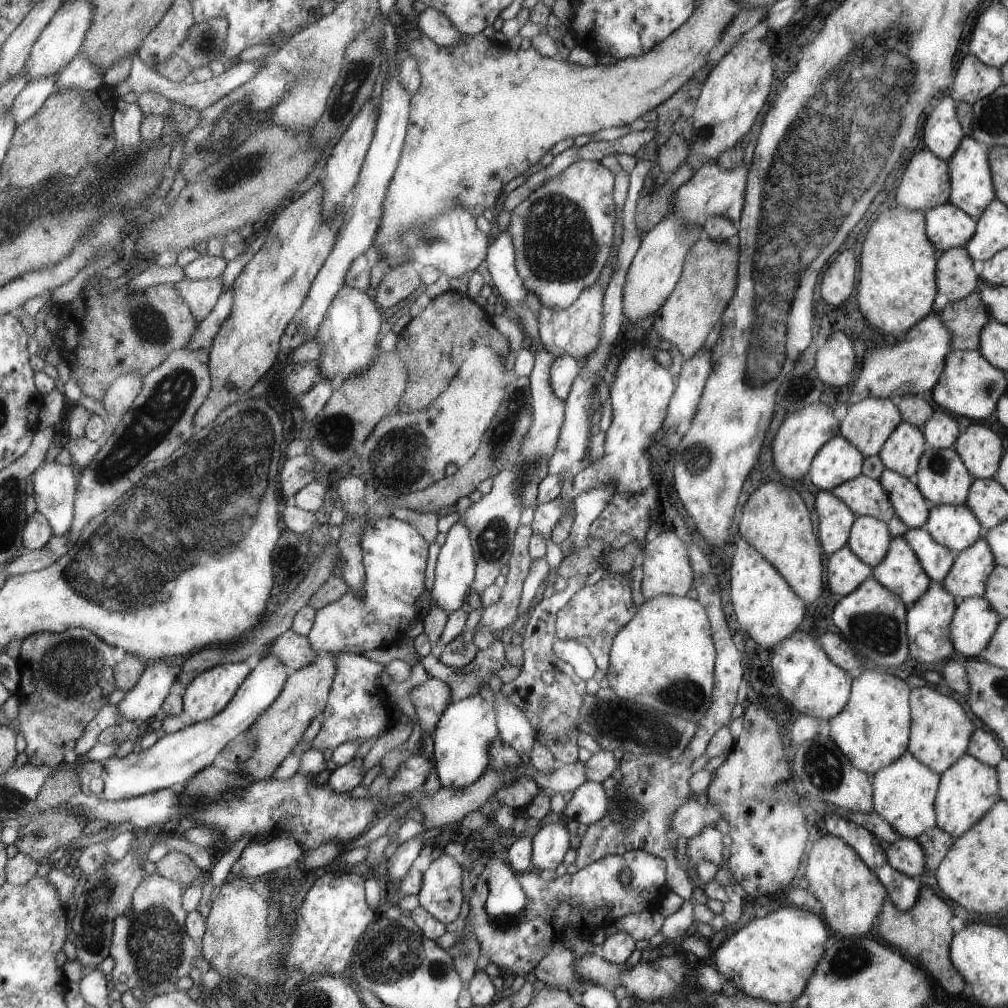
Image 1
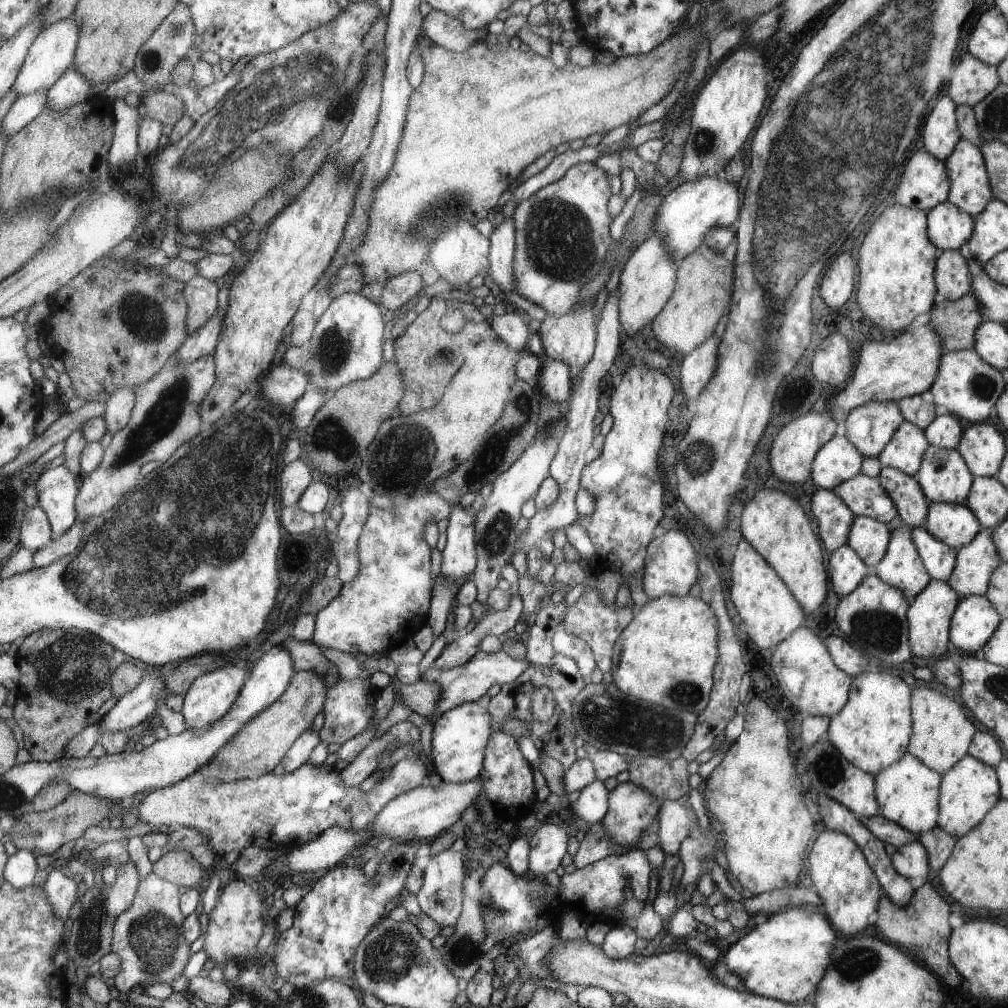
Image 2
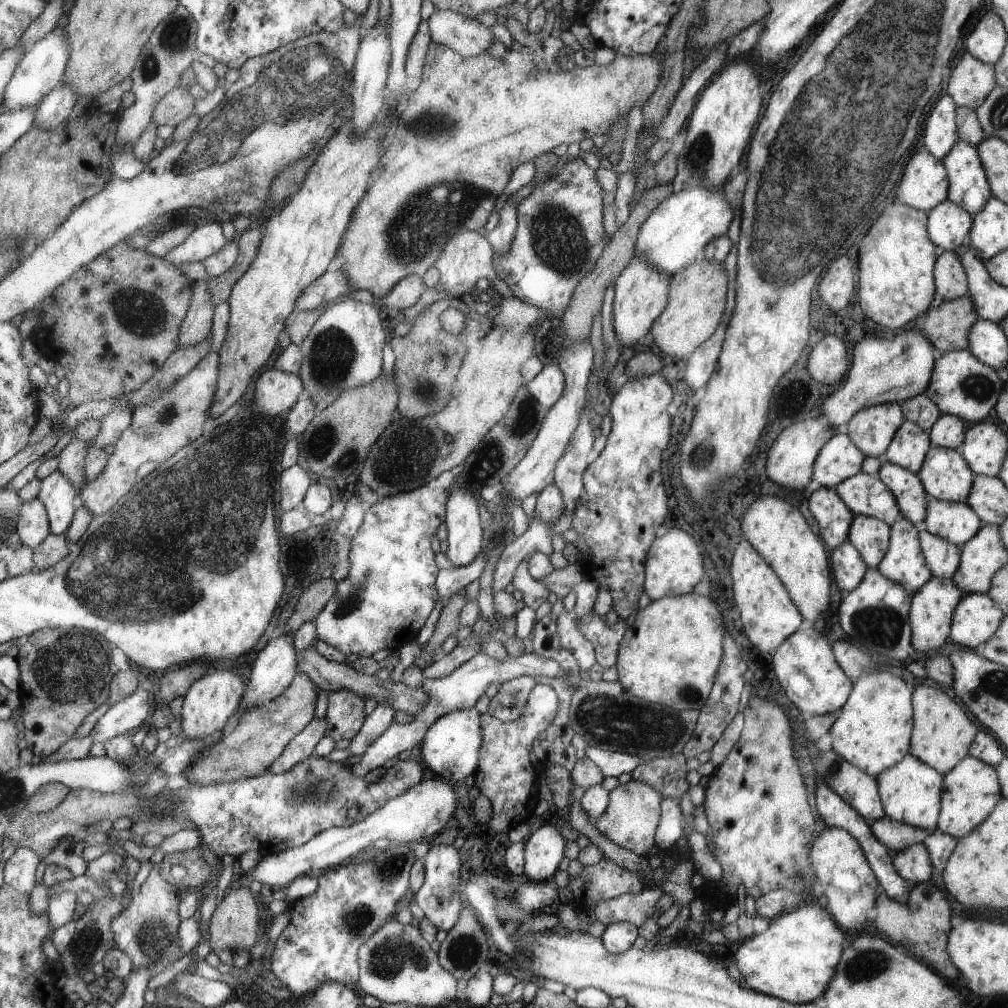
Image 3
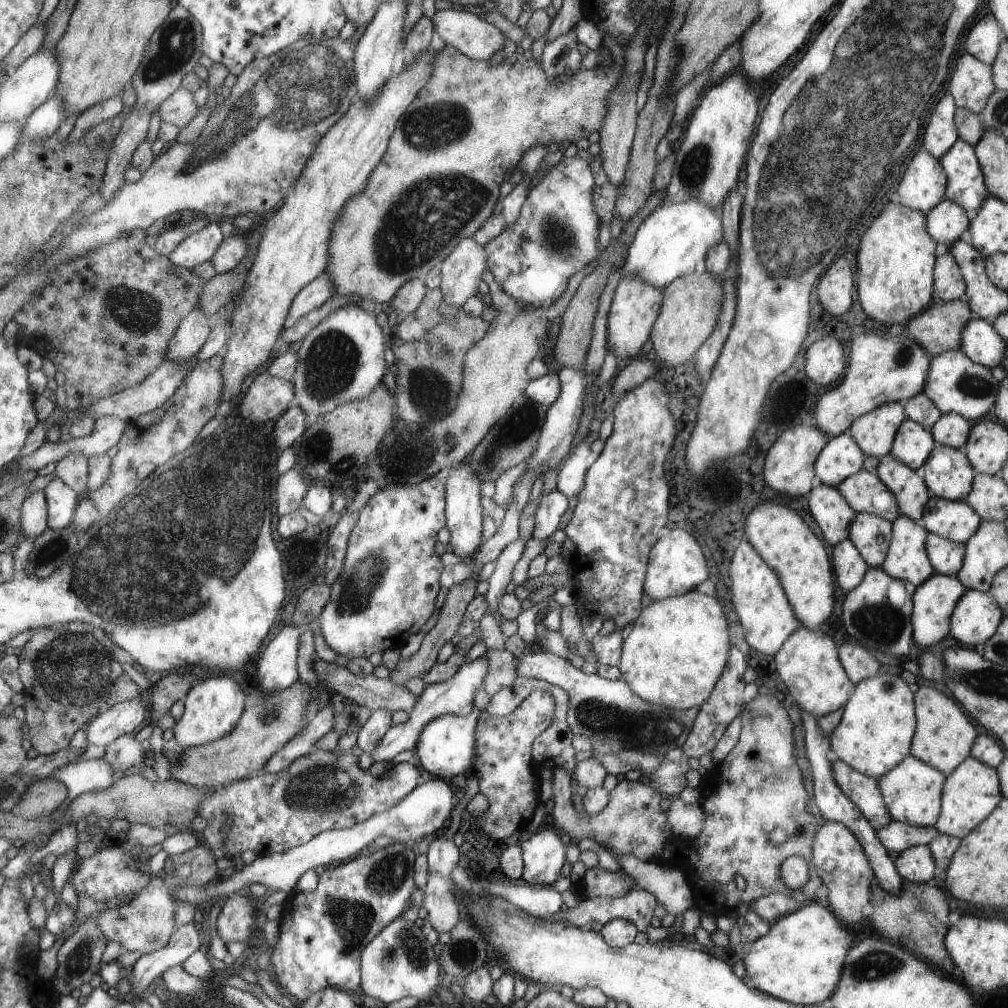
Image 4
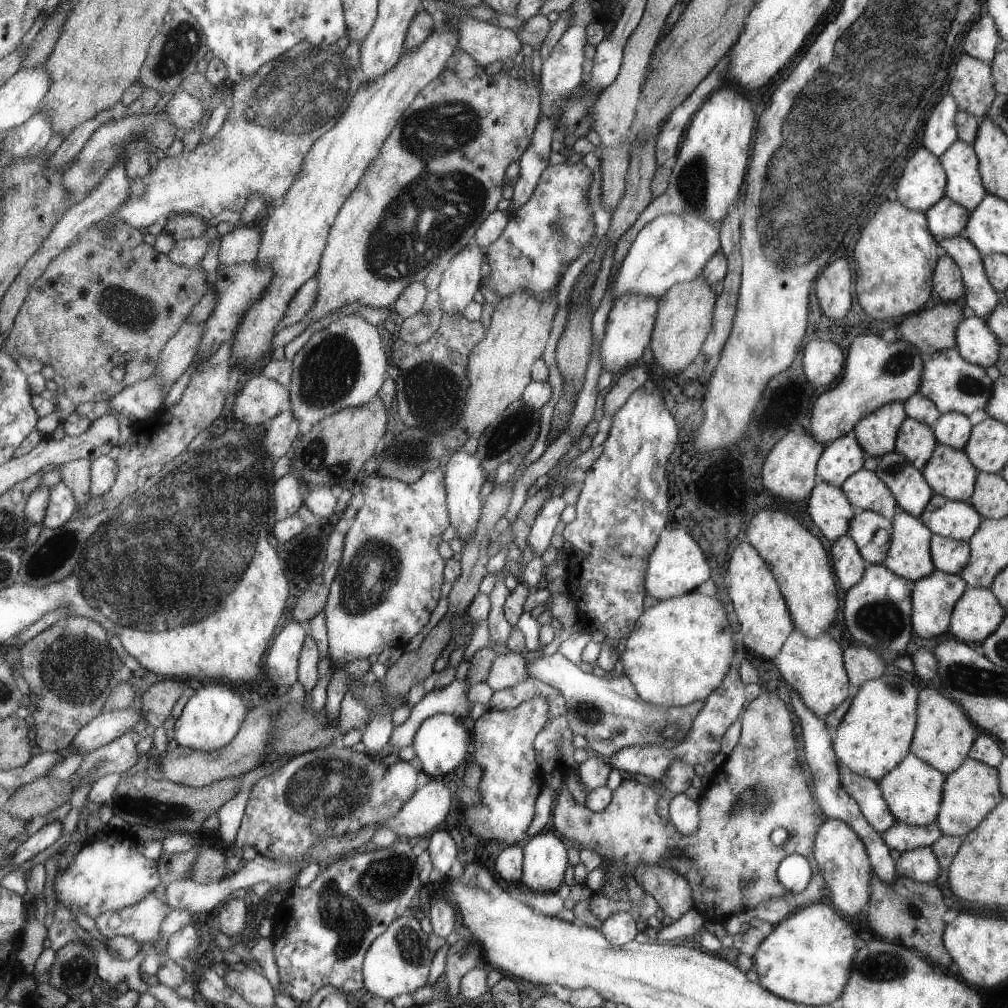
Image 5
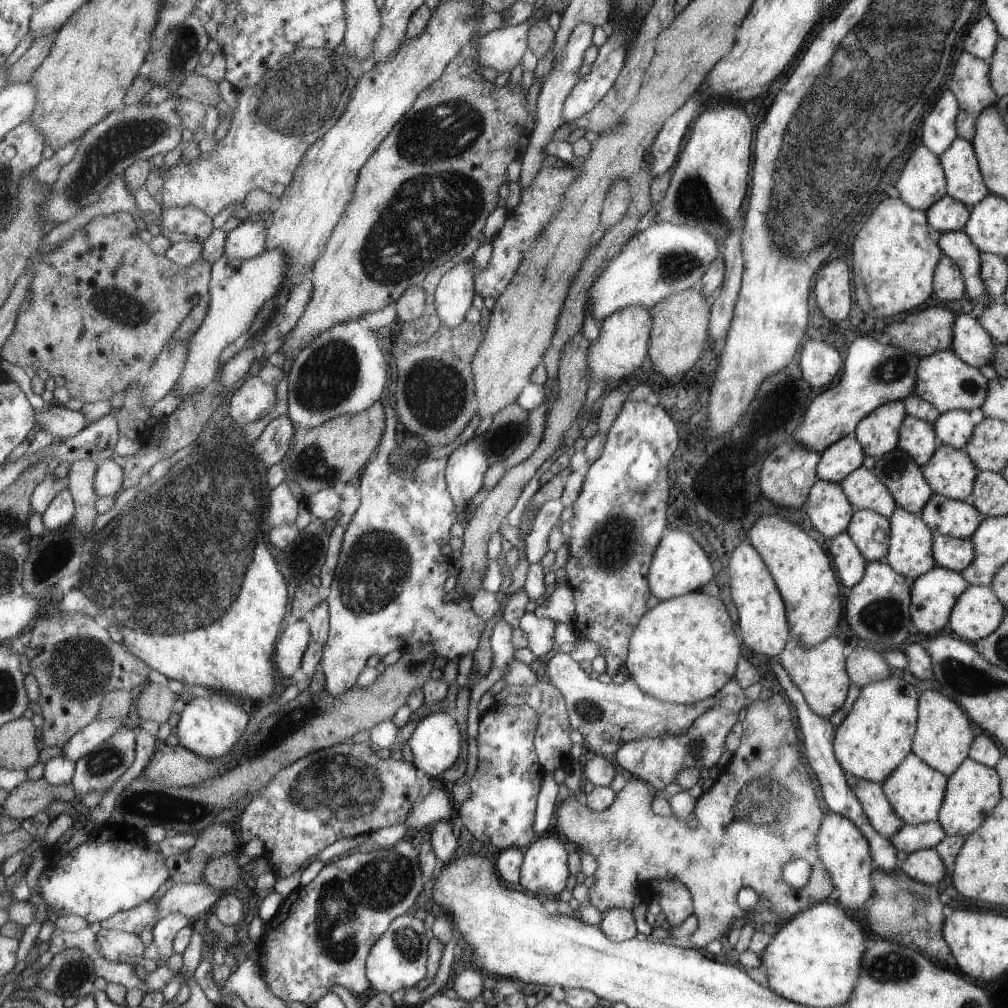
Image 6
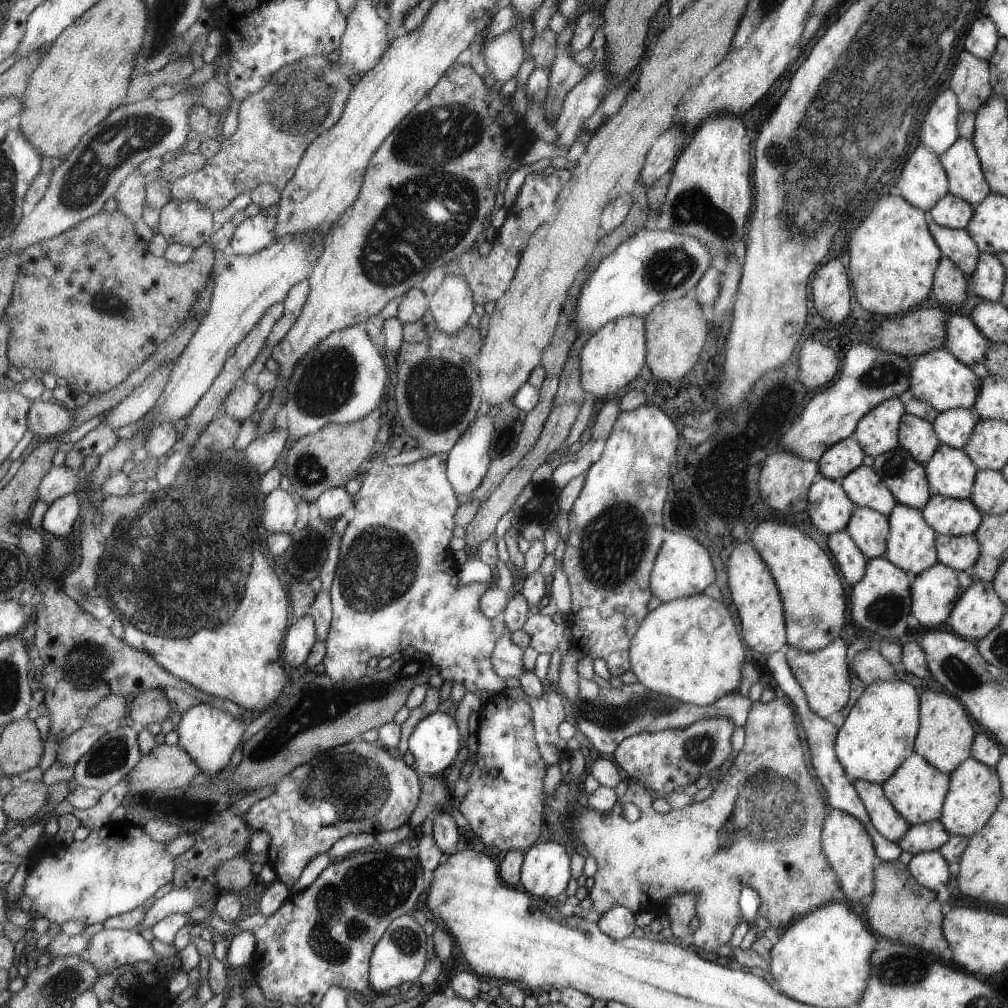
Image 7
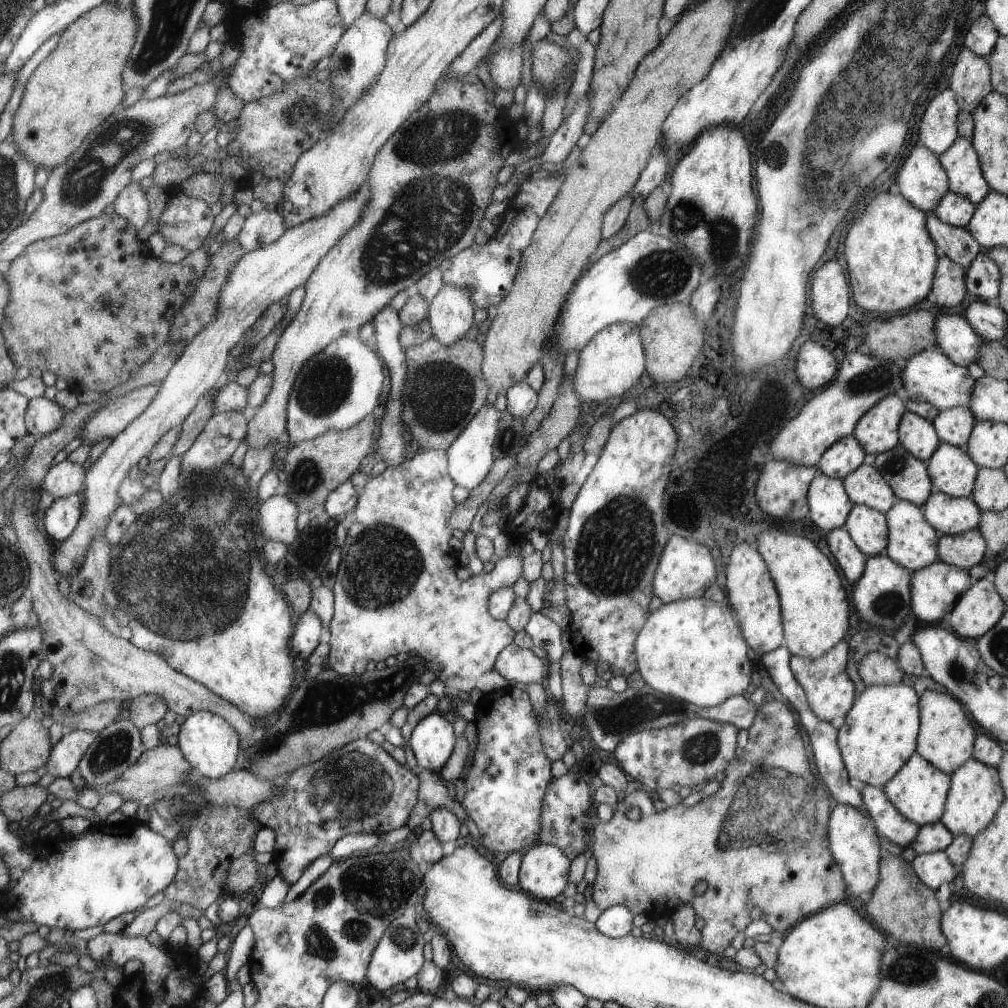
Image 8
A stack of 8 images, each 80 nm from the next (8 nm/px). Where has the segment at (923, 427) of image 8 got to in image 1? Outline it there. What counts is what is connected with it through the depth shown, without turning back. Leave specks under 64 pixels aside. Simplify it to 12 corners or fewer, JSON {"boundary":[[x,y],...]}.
{"boundary":[[902,420],[878,455],[885,469],[909,477],[919,468],[923,431]]}

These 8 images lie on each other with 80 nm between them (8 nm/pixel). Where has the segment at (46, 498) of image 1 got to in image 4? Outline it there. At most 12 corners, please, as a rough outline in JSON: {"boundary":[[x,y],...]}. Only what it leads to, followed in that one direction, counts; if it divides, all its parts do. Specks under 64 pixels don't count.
{"boundary":[[55,476],[46,486],[48,526],[71,525],[81,496]]}

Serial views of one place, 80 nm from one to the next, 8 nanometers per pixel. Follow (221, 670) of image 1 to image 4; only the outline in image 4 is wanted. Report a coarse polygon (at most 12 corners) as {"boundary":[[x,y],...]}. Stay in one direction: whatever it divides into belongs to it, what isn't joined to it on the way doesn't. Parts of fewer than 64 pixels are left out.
{"boundary":[[227,675],[193,684],[172,727],[182,747],[231,732],[243,692]]}

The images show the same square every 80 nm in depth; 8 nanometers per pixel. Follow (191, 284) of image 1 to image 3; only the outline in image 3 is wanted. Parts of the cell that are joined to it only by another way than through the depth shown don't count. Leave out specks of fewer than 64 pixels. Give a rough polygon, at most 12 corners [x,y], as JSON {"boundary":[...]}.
{"boundary":[[193,282],[178,348],[201,342],[212,326],[206,282]]}

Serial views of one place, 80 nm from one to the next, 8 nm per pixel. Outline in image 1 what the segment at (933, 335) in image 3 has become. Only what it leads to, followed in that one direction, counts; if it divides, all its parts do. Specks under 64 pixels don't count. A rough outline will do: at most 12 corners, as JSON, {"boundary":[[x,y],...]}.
{"boundary":[[977,288],[937,314],[951,350],[979,350],[990,318]]}

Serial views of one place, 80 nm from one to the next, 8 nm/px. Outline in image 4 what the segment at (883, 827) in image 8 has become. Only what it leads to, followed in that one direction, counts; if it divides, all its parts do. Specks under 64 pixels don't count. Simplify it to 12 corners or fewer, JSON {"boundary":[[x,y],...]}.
{"boundary":[[831,758],[835,786],[874,829],[889,822],[878,780]]}

